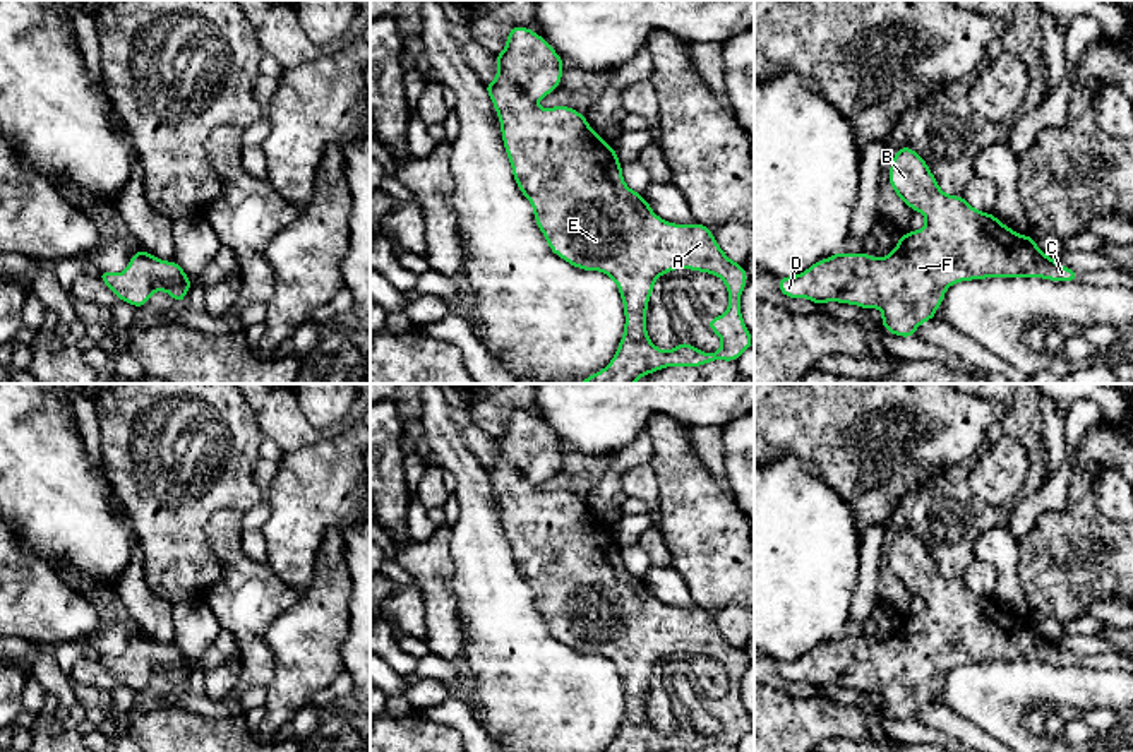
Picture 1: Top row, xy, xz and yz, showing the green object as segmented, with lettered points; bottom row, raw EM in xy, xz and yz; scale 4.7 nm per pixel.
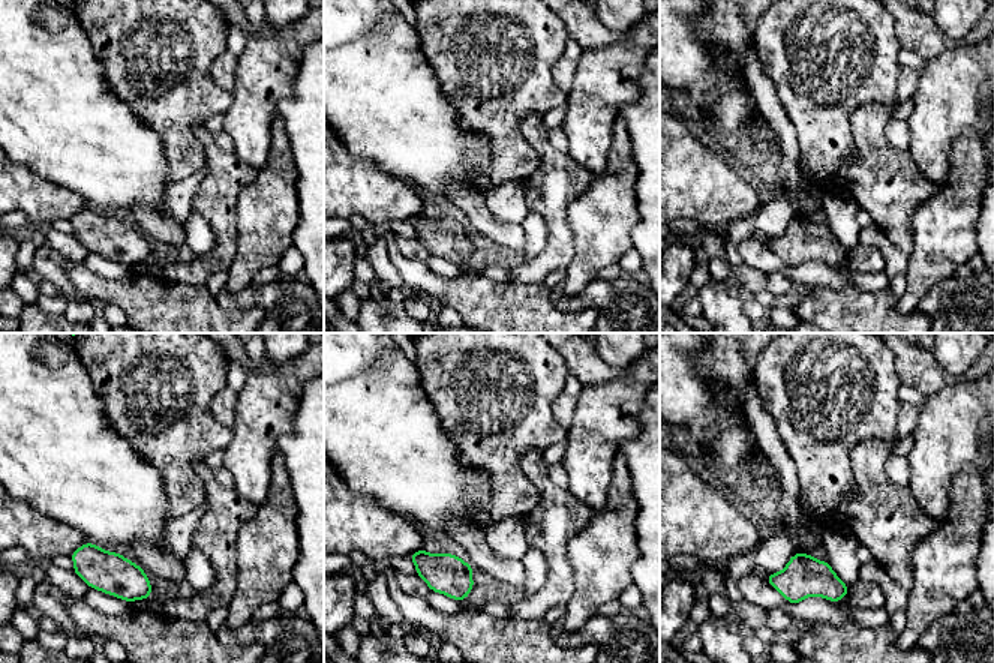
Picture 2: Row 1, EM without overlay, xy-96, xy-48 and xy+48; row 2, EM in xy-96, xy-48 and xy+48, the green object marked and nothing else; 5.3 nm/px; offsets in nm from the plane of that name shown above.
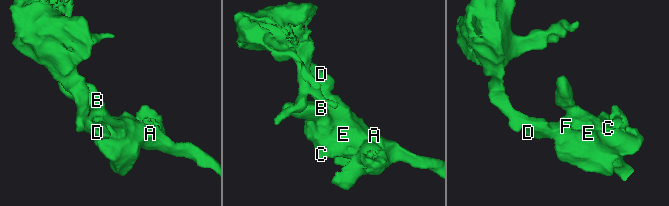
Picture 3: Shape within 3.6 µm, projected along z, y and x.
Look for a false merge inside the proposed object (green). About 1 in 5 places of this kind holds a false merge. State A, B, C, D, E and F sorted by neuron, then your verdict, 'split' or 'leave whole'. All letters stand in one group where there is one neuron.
groups A B C D E F; leave whole

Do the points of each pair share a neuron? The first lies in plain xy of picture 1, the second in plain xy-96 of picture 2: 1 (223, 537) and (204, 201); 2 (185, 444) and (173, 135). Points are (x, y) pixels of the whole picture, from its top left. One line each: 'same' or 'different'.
1: same
2: same

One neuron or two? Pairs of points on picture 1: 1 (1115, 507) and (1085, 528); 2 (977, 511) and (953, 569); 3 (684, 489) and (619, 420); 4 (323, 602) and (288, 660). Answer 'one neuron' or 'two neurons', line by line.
1: two neurons
2: one neuron
3: two neurons
4: one neuron

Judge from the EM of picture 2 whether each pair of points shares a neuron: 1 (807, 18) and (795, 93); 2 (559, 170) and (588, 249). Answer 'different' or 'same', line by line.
1: same
2: different

